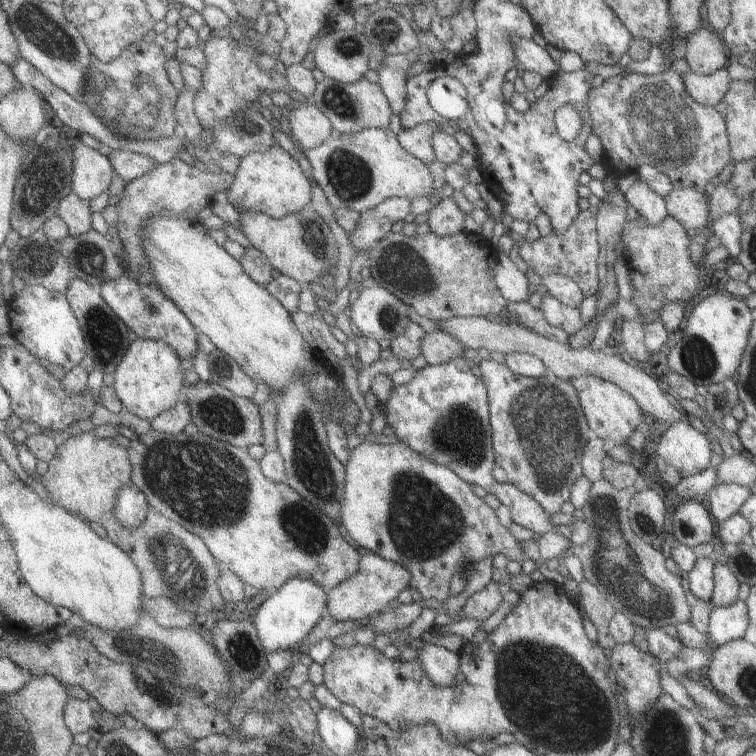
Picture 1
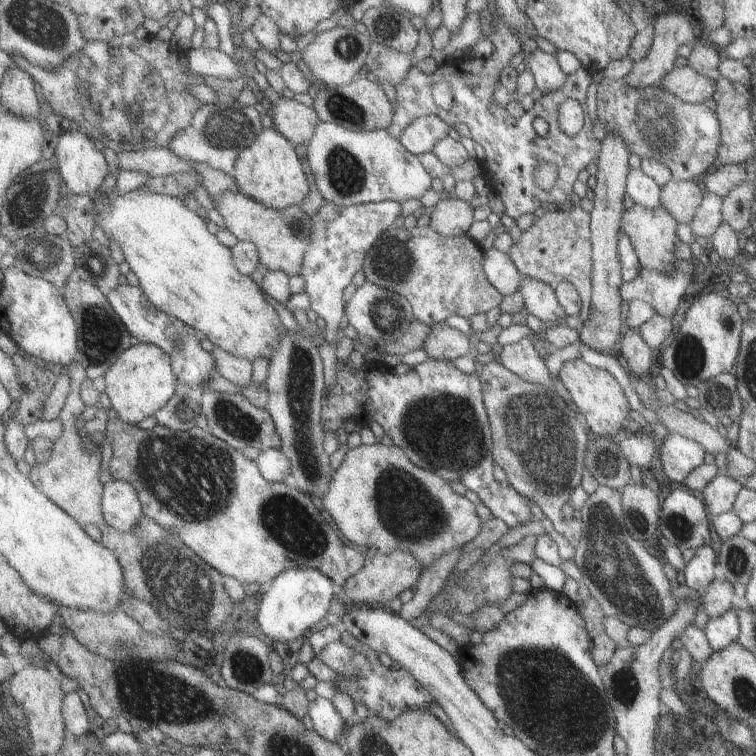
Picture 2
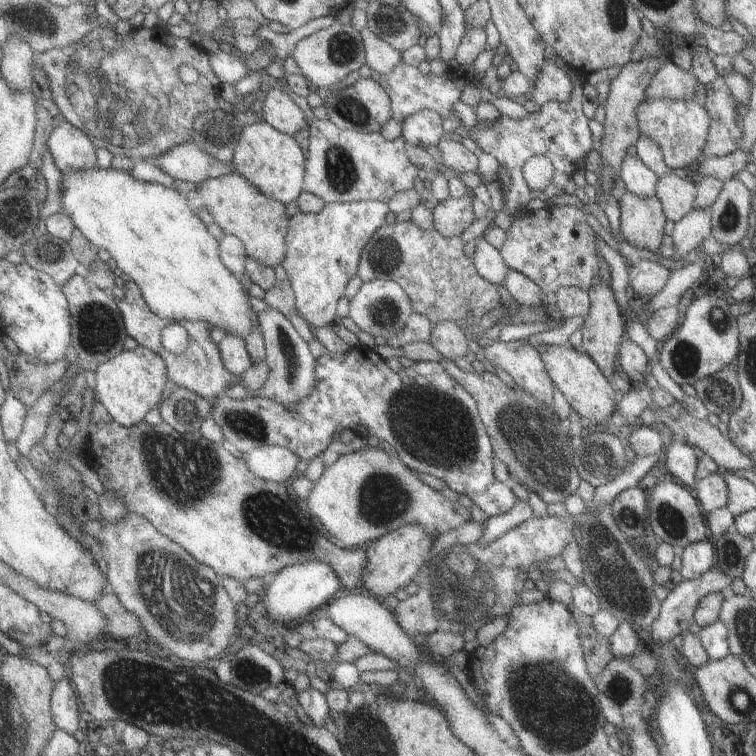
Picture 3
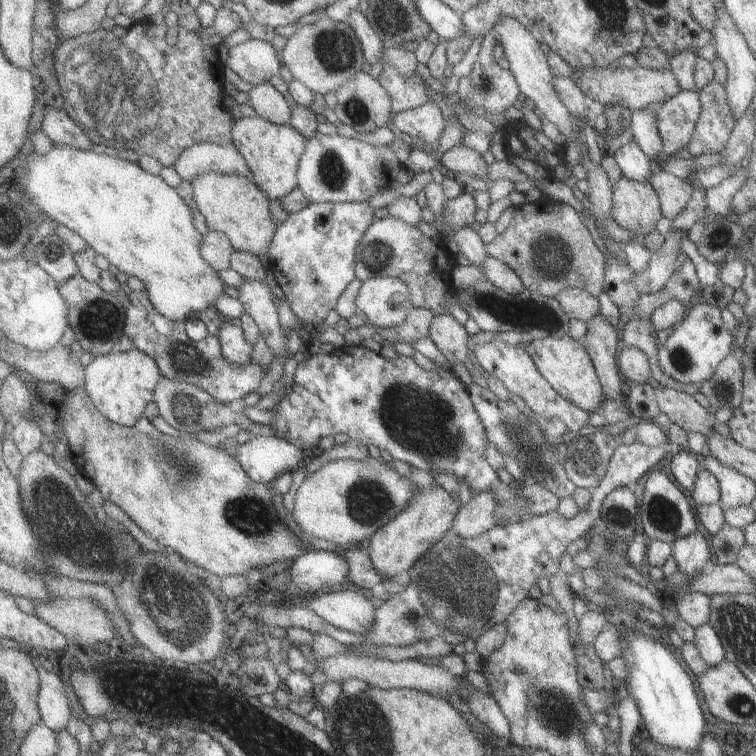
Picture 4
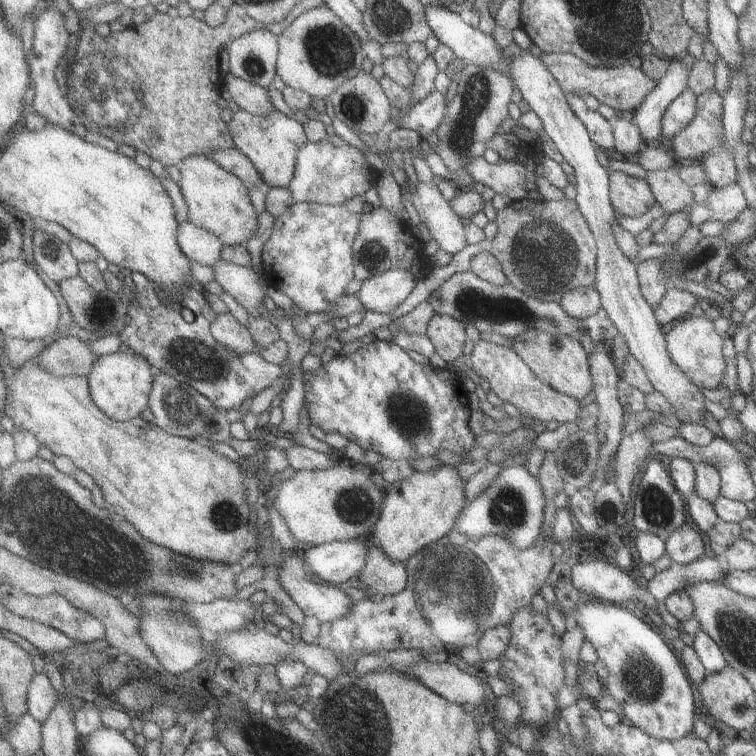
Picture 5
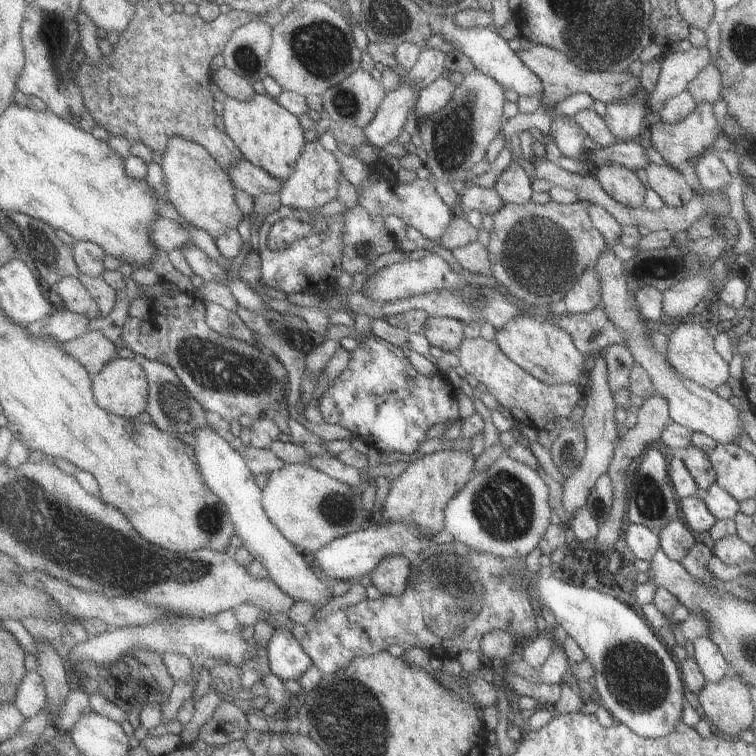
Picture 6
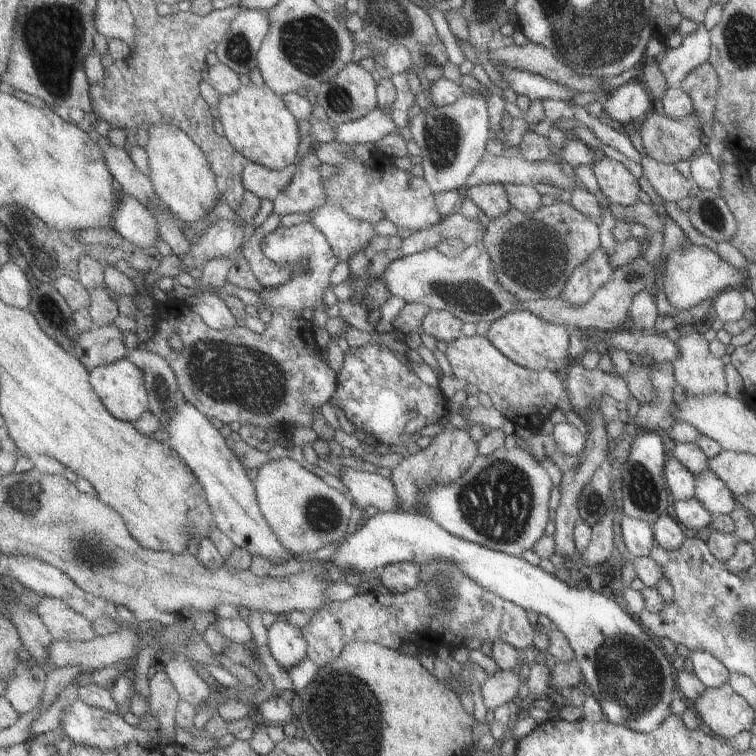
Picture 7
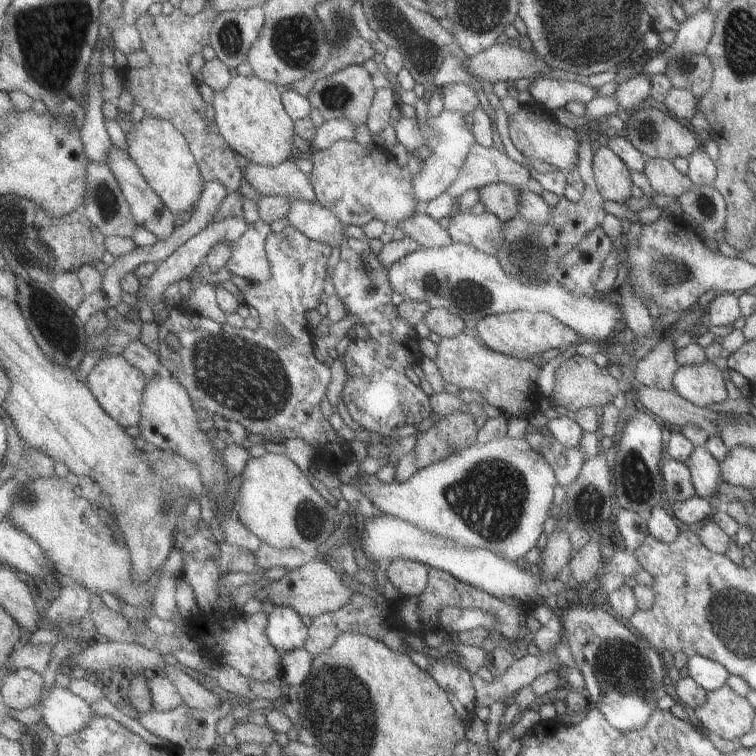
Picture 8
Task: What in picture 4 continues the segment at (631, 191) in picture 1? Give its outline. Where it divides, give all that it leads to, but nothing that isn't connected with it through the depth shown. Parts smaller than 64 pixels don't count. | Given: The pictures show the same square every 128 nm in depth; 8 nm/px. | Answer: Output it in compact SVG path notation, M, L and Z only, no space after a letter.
M629 140L613 152L613 159L621 169L624 178L633 181L647 181L653 172L653 163L645 157L633 140Z

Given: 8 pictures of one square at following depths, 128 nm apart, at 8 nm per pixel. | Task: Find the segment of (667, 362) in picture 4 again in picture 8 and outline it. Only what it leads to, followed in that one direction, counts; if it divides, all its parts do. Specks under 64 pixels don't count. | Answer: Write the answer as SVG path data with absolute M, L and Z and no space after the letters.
M705 360L701 364L678 366L671 382L675 394L699 407L719 404L727 398L727 377L720 362Z

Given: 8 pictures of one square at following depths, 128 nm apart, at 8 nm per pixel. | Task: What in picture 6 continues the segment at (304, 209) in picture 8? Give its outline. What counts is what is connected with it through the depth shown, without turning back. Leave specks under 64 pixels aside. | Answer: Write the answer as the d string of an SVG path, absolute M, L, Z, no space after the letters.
M358 205L343 216L343 269L349 274L363 272L381 254L397 250L386 219L371 216Z

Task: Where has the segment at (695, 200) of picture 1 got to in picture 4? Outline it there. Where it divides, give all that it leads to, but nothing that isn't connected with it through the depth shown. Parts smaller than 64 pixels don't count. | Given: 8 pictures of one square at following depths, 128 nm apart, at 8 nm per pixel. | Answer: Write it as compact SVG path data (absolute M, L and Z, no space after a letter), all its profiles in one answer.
M653 168L648 183L657 196L661 217L670 220L688 204L693 190L687 179L680 180L658 168Z

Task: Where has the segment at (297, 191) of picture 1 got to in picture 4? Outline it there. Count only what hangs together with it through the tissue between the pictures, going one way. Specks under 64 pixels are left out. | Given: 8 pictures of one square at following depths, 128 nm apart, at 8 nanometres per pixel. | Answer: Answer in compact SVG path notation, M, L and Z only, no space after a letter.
M259 116L239 118L232 129L233 145L241 152L255 182L269 199L283 199L298 188L299 164L306 151L307 138L290 124L271 123Z

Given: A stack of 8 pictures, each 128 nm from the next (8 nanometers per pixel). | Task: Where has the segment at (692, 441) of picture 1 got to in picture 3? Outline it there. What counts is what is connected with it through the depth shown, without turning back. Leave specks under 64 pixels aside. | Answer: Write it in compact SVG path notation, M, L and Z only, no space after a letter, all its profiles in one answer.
M673 439L673 441L665 447L664 467L667 475L677 478L683 486L689 487L695 480L695 469L697 457L693 453L691 445L684 441Z

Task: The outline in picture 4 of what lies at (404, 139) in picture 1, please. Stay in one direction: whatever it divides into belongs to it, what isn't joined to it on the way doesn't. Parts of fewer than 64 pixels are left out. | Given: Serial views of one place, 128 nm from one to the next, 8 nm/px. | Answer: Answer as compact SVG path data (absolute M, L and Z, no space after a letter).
M427 101L411 111L404 111L394 116L394 131L397 134L406 133L408 136L421 138L426 143L437 142L446 125L442 110Z

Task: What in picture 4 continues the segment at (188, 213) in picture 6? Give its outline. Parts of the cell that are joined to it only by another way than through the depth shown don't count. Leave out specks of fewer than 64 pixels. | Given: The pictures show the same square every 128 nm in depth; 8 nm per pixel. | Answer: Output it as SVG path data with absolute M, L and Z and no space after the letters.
M203 172L191 184L198 212L205 216L211 231L227 234L231 245L237 251L246 251L253 255L268 254L278 226L269 212L270 199L261 190L257 190L255 182L232 173Z

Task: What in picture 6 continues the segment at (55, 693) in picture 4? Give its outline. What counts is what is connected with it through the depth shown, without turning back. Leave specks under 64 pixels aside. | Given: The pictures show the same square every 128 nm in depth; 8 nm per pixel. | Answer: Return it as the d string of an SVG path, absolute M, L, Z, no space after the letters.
M39 671L28 672L23 678L23 682L17 688L17 696L12 702L21 714L26 718L31 718L39 714L45 705L48 704L48 694L43 676Z

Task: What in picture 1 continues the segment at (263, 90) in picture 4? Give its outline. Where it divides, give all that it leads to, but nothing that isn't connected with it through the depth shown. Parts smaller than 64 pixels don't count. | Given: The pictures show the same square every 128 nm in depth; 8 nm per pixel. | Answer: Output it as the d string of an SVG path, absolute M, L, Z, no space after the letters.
M315 103L295 105L288 118L291 135L303 152L321 146L333 134L333 122Z

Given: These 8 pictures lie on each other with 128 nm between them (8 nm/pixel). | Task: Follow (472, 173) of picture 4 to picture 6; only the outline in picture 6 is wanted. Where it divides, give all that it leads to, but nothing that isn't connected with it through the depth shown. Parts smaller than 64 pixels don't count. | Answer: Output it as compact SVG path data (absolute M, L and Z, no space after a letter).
M511 161L492 185L504 203L523 204L531 196L530 180L517 162Z

